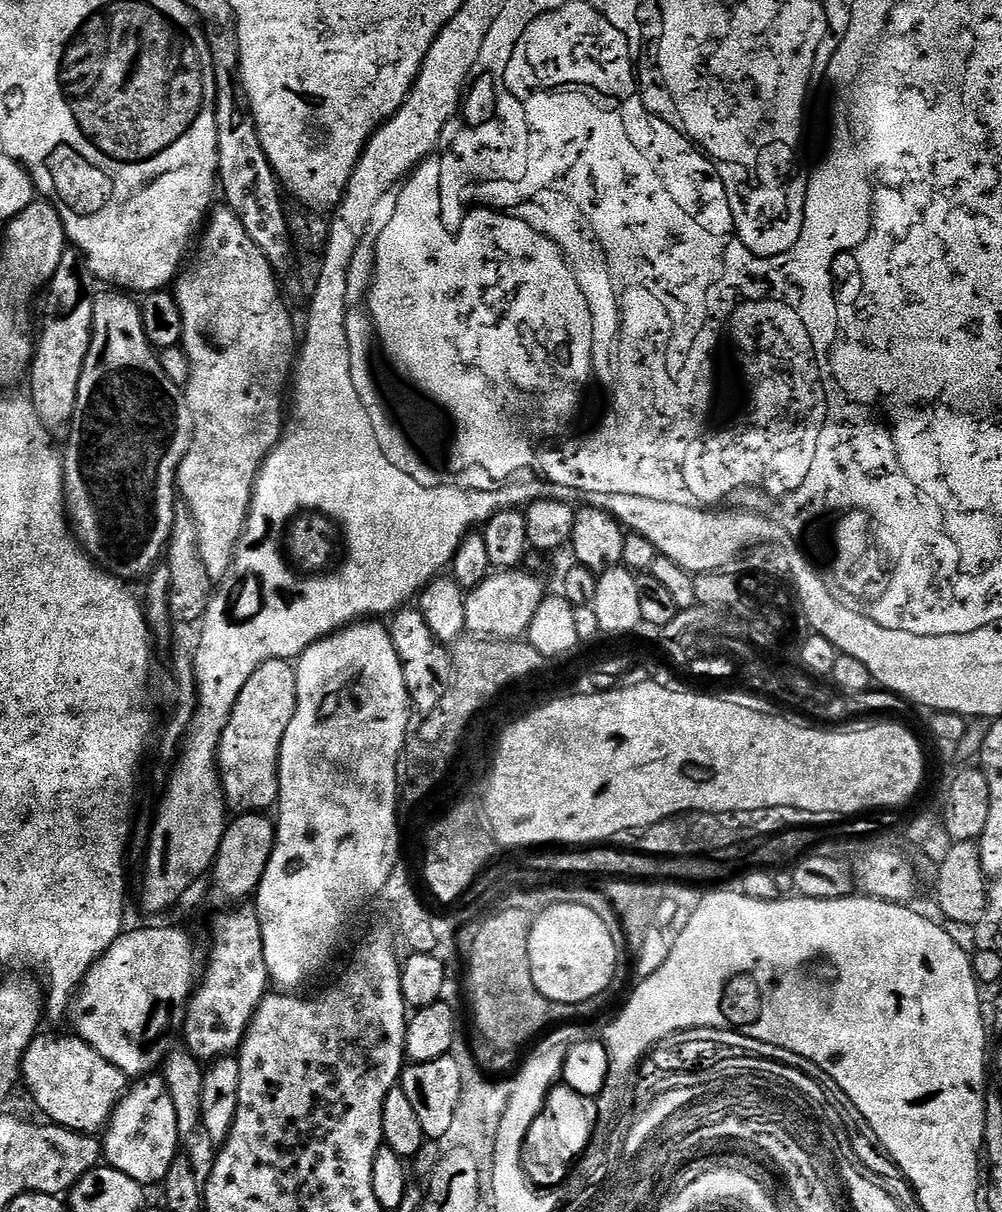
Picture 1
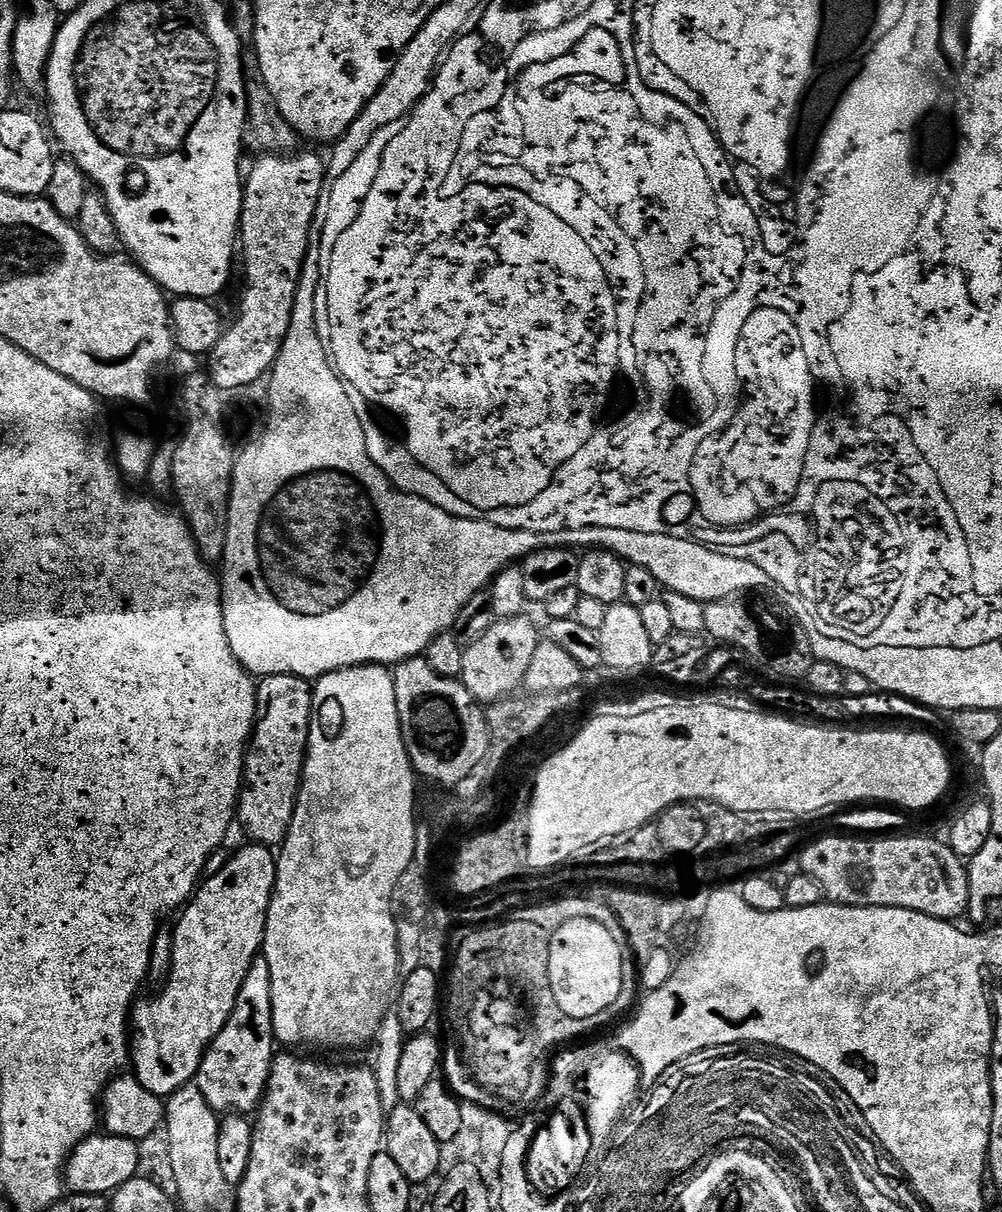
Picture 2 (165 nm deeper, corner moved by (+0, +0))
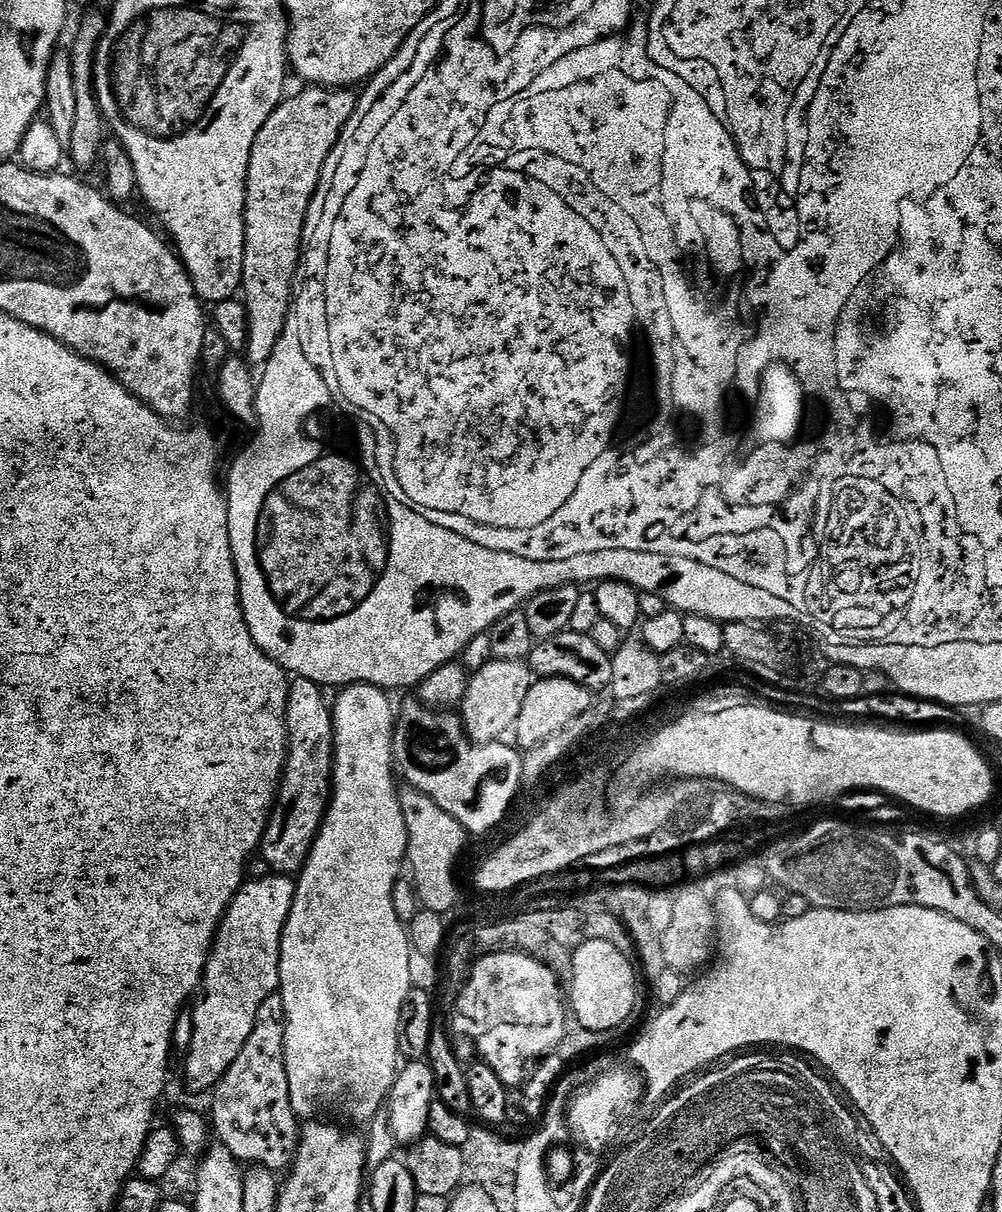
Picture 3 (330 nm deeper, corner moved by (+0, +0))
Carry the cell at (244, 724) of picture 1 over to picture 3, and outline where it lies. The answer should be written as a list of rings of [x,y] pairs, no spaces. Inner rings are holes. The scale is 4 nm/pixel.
[[[293,679],[288,686],[288,760],[284,763],[284,777],[280,780],[280,792],[276,796],[276,803],[272,806],[272,814],[268,817],[268,825],[260,839],[259,855],[264,855],[264,860],[269,864],[271,871],[276,874],[296,874],[304,867],[316,835],[320,833],[320,827],[324,821],[324,815],[328,813],[328,801],[332,798],[332,743],[334,742],[334,726],[332,725],[332,709],[330,700],[327,700],[325,689],[321,685],[309,680]]]

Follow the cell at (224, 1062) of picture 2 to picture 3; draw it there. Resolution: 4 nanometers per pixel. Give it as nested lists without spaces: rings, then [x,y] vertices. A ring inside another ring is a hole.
[[[279,994],[266,998],[262,1010],[258,1010],[258,1022],[254,1022],[254,1034],[246,1038],[242,1054],[234,1058],[234,1066],[226,1070],[224,1077],[216,1083],[211,1093],[212,1114],[210,1124],[219,1143],[234,1154],[234,1158],[244,1166],[268,1168],[277,1174],[291,1168],[300,1144],[301,1121],[294,1106],[290,1106],[290,1082],[286,1078],[286,1054],[284,1053],[284,1003]]]

